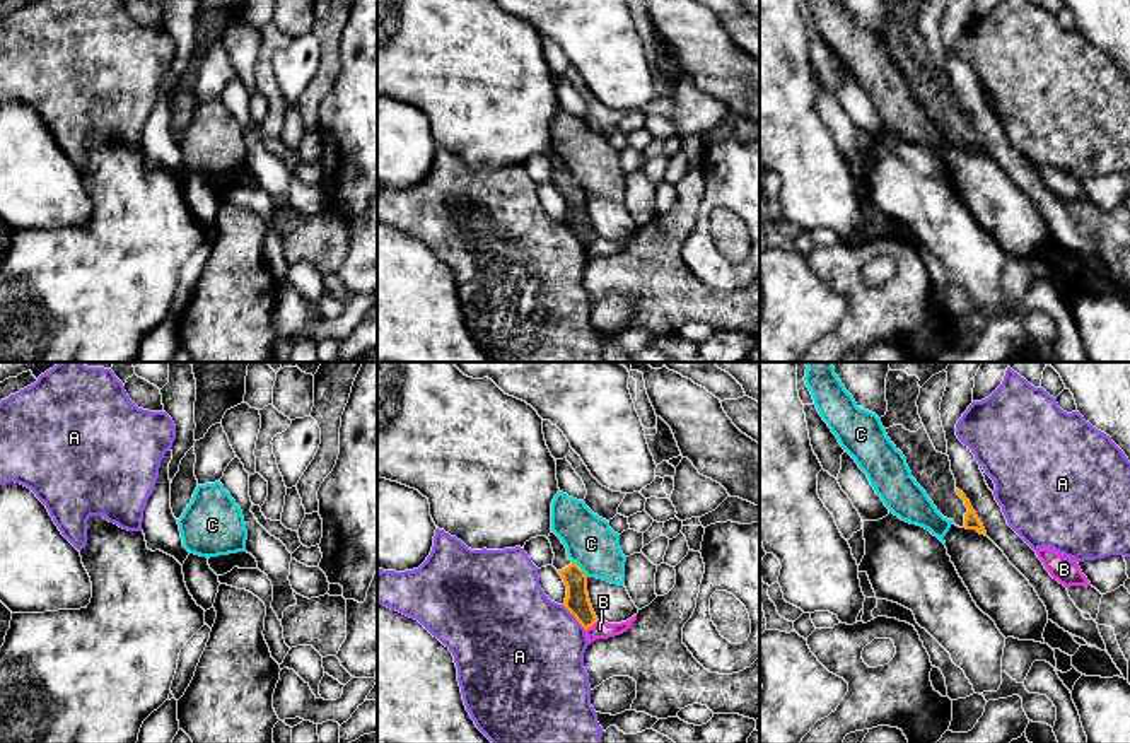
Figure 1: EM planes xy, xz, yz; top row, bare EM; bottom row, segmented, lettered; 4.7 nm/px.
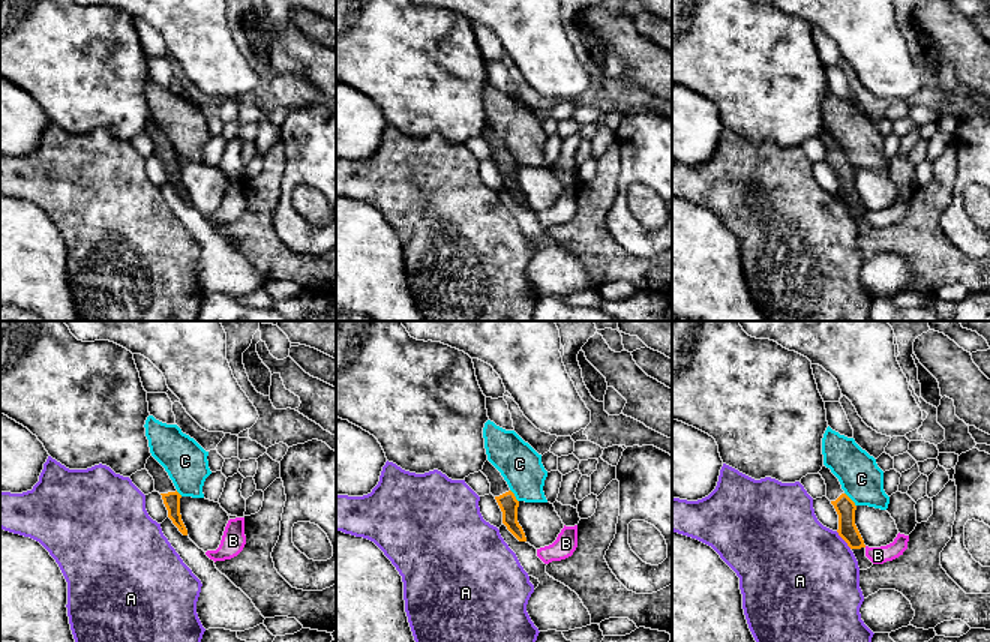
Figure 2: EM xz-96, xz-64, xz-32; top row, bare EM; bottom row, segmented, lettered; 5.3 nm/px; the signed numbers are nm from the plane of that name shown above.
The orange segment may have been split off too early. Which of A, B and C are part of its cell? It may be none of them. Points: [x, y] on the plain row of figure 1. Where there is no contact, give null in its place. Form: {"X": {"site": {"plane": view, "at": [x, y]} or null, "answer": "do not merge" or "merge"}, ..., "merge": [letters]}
{"A": {"site": {"plane": "xz", "at": [574, 233]}, "answer": "do not merge"}, "B": {"site": {"plane": "xz", "at": [591, 243]}, "answer": "do not merge"}, "C": {"site": {"plane": "xz", "at": [581, 187]}, "answer": "do not merge"}, "merge": []}

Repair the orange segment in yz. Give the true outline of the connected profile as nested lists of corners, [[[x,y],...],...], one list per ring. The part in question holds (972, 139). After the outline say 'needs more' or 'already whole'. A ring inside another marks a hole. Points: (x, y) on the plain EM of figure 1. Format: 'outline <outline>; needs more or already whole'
outline [[[886,0],[888,29],[881,34],[881,41],[937,128],[952,137],[956,143],[976,147],[987,154],[970,118],[956,106],[949,73],[935,68],[922,41],[917,24],[918,12],[918,0]]]; needs more

